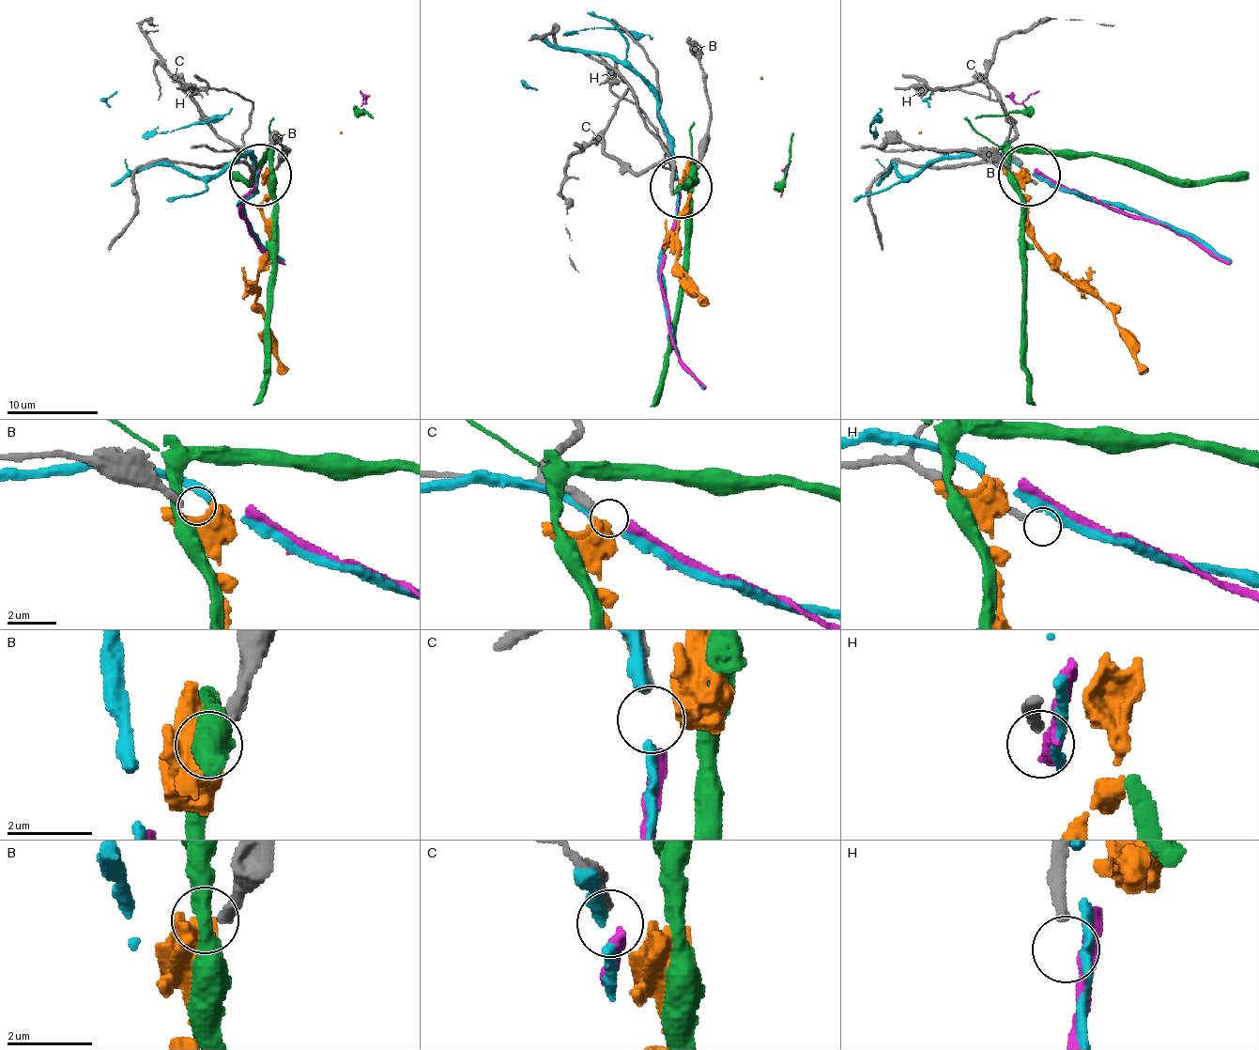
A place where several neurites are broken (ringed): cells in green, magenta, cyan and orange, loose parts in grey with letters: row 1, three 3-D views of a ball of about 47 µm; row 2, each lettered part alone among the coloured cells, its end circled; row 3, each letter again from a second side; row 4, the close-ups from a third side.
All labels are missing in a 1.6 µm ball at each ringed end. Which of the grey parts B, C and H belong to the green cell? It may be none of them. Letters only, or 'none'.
none

